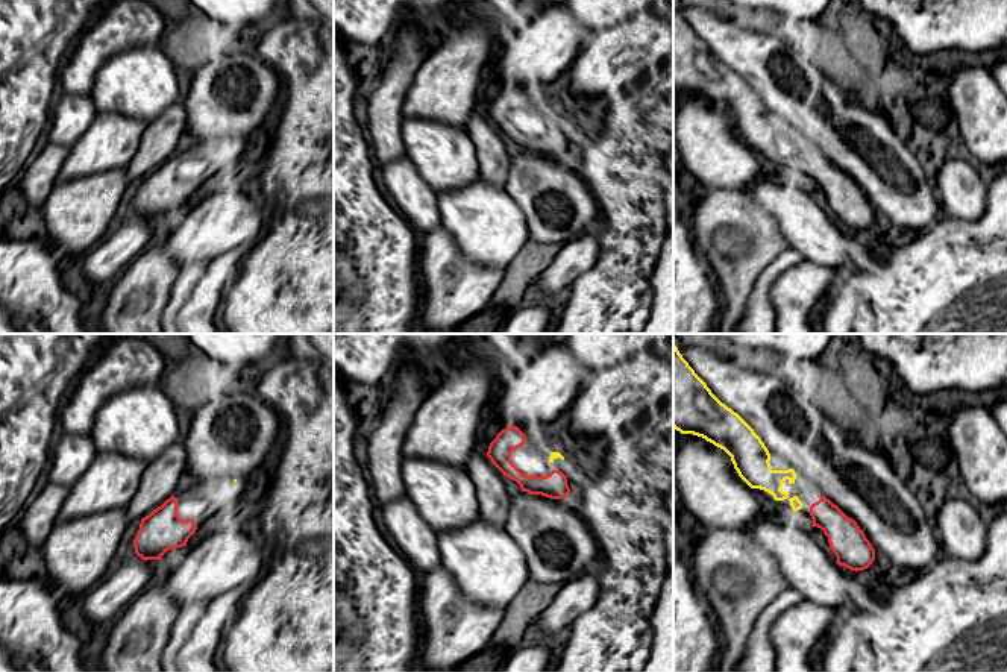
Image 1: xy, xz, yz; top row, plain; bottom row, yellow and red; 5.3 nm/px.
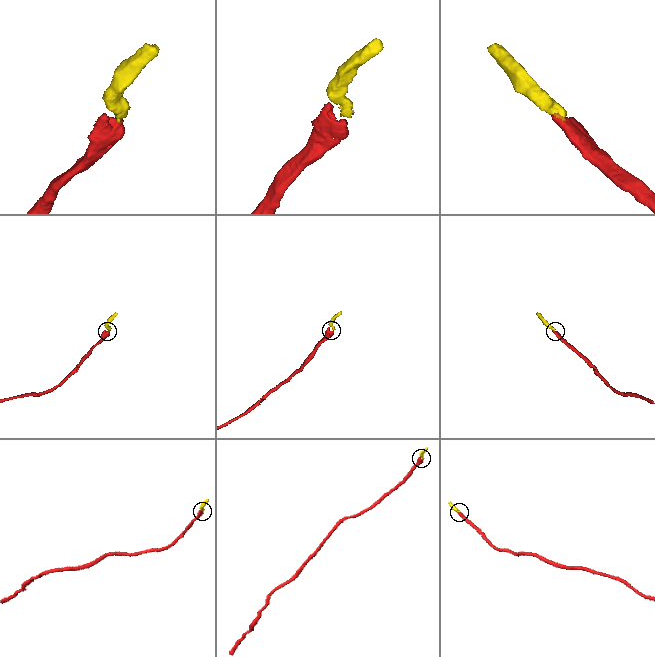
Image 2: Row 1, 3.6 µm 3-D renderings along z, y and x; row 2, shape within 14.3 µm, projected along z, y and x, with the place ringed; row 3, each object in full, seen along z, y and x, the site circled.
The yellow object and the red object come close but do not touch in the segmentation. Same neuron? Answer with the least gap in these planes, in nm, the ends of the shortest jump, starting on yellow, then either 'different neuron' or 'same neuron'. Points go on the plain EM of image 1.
50 nm | xz (552, 122), (552, 131) | same neuron

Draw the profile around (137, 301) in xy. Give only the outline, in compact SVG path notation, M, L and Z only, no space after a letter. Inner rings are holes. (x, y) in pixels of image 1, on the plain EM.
M164 244L149 246L114 284L102 312L106 334L162 334L162 312L182 265Z

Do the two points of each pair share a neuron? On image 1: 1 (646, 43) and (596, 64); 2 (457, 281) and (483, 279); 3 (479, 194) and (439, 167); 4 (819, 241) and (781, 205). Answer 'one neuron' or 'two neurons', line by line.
1: one neuron
2: one neuron
3: two neurons
4: one neuron

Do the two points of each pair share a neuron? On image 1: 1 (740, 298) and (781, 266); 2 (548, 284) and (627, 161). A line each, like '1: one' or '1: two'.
1: two
2: two

